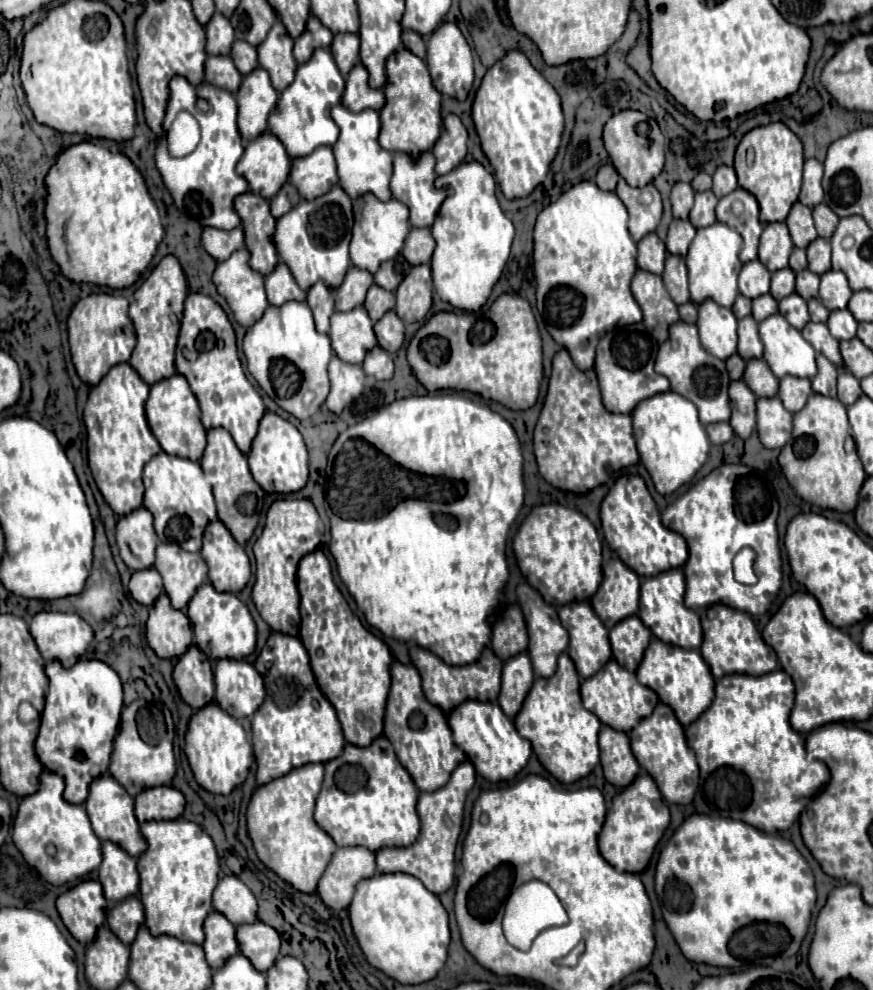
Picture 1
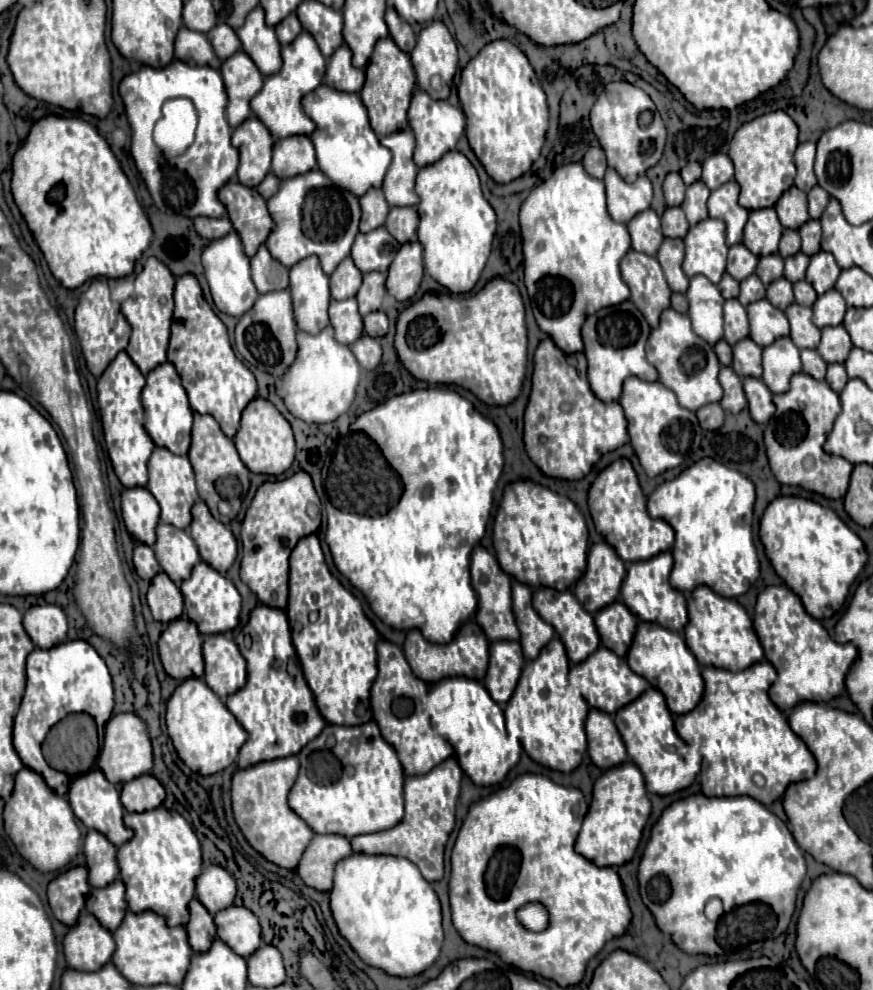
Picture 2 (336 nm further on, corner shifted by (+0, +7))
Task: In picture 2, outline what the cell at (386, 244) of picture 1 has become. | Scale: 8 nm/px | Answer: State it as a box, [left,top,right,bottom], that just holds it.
[360,188,390,232]

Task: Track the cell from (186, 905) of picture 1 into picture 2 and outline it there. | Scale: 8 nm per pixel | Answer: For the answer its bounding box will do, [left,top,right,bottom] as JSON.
[116,806,202,926]

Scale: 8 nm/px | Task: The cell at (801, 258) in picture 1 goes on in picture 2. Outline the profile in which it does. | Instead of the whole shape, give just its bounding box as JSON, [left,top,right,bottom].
[778,230,800,258]

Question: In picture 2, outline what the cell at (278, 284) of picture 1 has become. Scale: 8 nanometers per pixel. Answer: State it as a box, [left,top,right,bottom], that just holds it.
[250,244,288,294]

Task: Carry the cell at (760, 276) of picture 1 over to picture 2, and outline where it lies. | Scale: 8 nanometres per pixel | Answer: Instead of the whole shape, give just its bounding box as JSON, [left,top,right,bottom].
[726,244,758,282]

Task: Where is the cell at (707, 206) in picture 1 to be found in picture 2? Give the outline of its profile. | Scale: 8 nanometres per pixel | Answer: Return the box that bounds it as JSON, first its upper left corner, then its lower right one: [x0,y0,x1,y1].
[682,180,710,226]

